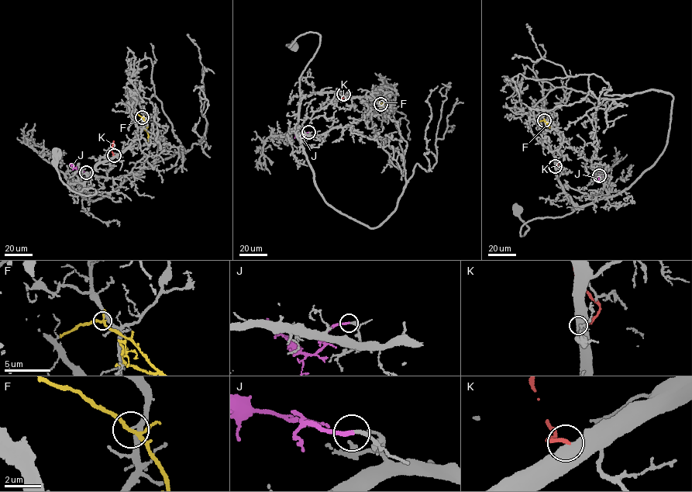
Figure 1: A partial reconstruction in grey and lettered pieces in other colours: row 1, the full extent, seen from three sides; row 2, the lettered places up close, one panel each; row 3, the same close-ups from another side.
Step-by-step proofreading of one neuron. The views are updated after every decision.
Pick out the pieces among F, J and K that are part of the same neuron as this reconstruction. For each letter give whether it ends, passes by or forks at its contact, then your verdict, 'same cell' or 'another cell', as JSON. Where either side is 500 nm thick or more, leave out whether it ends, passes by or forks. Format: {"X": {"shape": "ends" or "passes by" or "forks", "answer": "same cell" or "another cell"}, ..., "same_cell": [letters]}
{"F": {"shape": "forks", "answer": "another cell"}, "J": {"shape": "ends", "answer": "same cell"}, "K": {"answer": "another cell"}, "same_cell": ["J"]}

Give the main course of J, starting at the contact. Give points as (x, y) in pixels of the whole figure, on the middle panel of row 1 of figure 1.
J: (308, 132), (303, 136), (297, 133), (294, 137)

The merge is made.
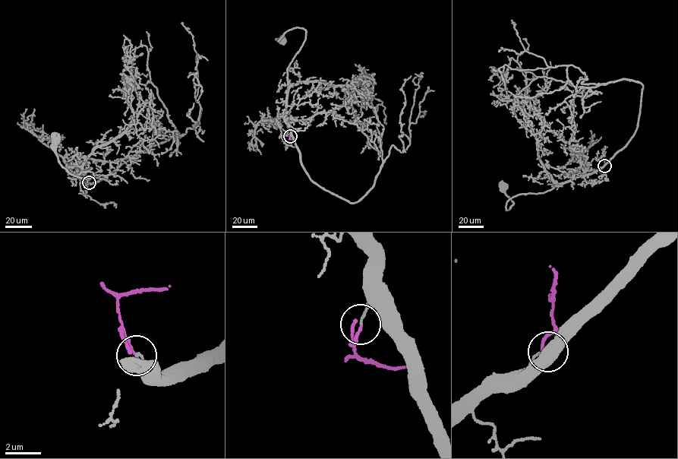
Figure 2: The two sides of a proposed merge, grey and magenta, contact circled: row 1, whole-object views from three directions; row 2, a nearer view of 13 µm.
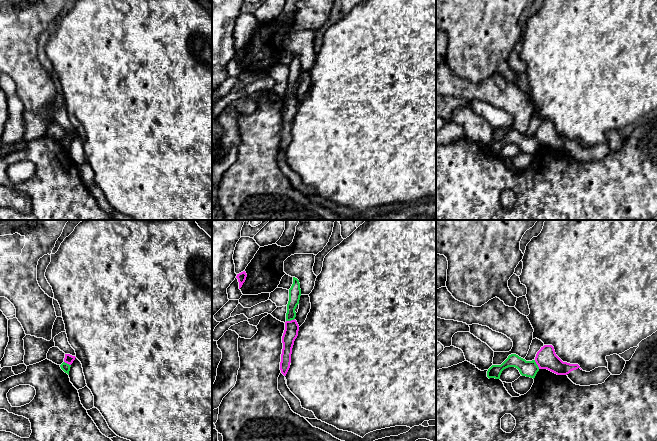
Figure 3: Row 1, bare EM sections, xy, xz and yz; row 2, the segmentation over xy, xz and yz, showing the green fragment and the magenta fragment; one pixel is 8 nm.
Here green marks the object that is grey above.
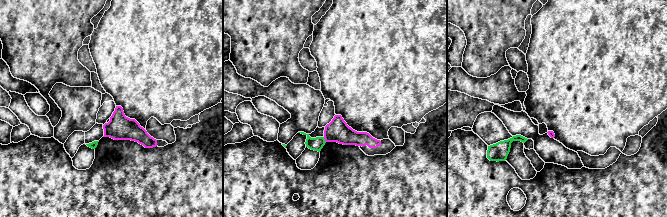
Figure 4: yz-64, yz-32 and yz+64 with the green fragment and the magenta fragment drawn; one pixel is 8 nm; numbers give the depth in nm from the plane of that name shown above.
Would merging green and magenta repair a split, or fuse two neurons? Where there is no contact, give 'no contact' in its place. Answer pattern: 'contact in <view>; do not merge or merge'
contact in xz; do not merge

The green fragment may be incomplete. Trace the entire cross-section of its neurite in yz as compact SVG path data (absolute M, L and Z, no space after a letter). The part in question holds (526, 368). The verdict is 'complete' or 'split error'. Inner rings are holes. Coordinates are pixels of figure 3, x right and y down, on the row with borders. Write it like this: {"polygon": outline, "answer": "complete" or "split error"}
{"polygon": "M511 354L501 365L492 365L487 371L487 377L500 379L502 371L508 367L515 367L519 370L522 376L535 378L539 367L535 360L526 361L516 354Z", "answer": "complete"}

